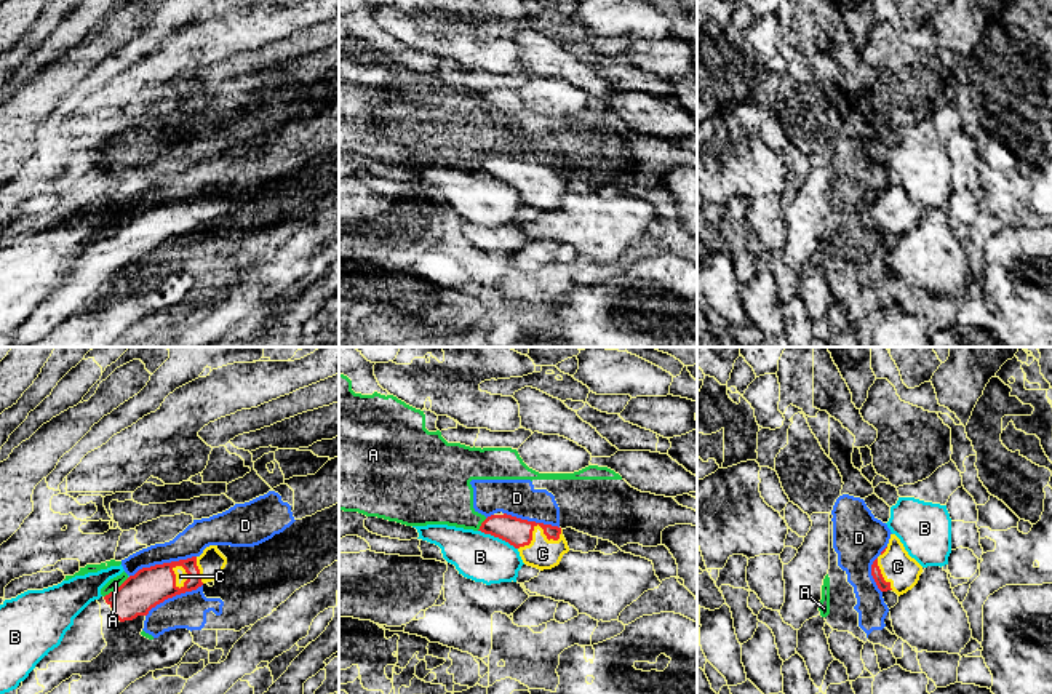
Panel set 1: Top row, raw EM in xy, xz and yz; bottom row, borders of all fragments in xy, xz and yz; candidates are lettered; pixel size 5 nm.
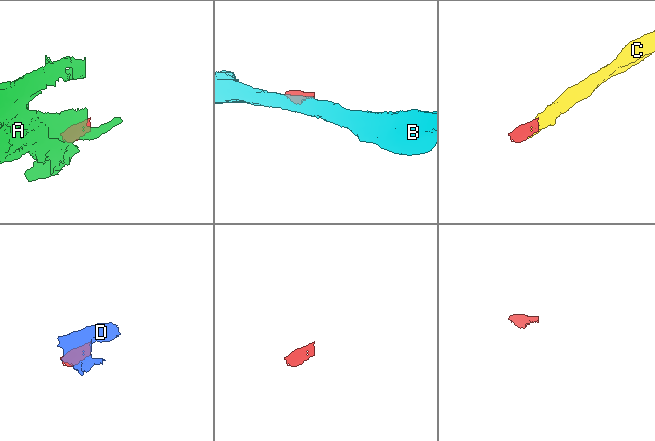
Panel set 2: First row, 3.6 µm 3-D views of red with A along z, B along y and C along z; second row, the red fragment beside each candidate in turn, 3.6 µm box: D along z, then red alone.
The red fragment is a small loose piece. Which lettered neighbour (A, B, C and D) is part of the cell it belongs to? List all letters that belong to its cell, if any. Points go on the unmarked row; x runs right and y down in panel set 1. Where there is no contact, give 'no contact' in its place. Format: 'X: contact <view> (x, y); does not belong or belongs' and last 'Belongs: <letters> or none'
A: contact xy (115, 231); does not belong
B: contact xz (498, 178); does not belong
C: contact xz (539, 167); belongs
D: contact xy (163, 205); does not belong
Belongs: C

